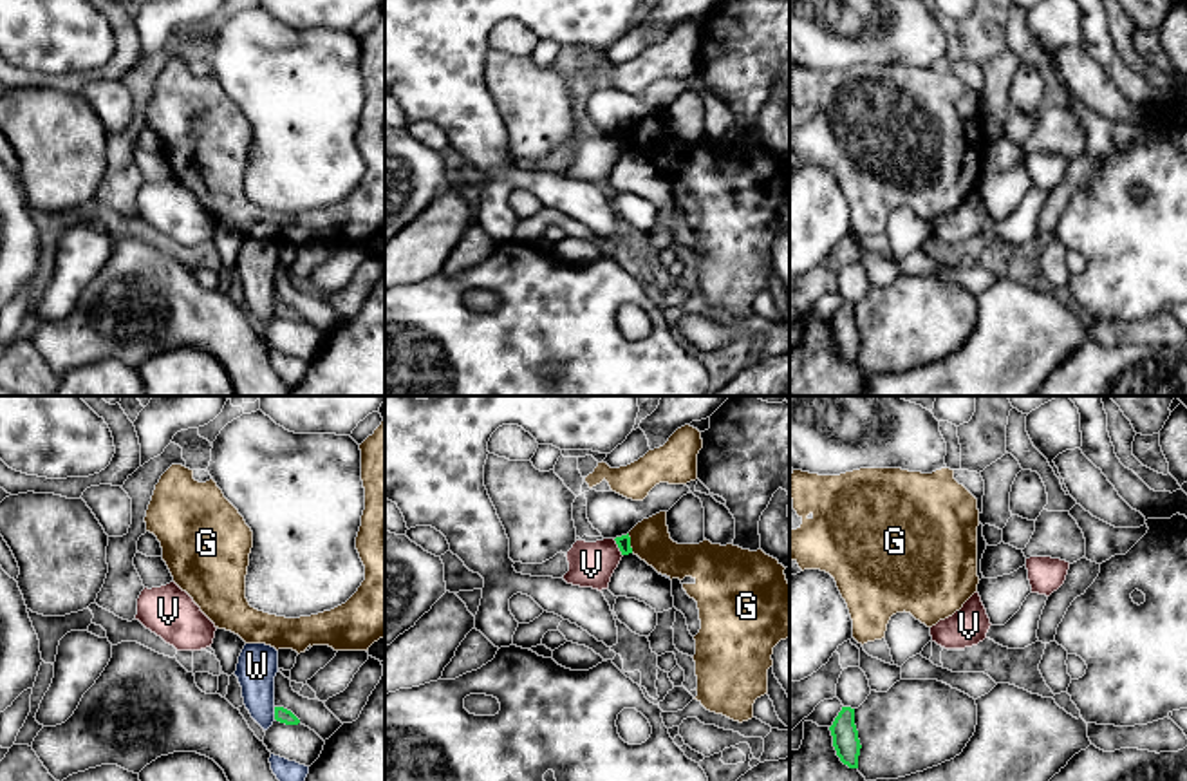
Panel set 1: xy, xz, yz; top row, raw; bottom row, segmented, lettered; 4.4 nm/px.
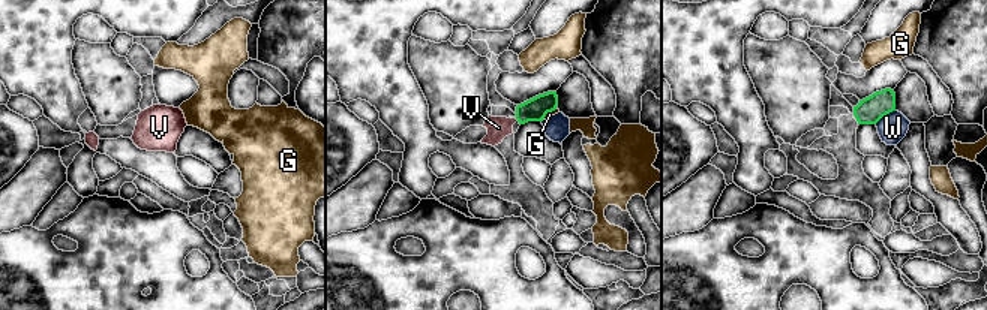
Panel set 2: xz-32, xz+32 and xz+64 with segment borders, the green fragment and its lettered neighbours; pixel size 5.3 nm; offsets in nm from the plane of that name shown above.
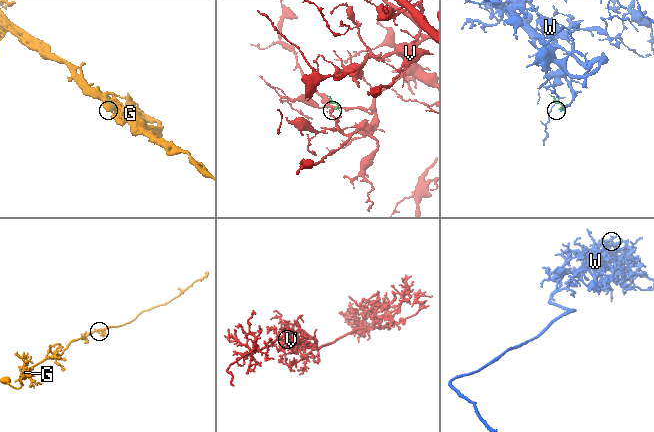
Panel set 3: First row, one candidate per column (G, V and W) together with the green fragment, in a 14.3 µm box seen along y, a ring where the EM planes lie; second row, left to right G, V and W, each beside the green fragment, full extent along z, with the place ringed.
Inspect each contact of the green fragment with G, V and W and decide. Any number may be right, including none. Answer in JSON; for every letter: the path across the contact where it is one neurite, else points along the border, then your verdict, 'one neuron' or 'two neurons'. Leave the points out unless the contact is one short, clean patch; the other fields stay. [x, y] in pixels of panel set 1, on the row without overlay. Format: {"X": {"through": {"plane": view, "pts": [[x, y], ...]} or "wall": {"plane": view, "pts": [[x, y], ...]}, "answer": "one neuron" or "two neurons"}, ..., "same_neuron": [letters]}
{"G": {"wall": {"plane": "xz", "pts": [[627, 129], [633, 147]]}, "answer": "two neurons"}, "V": {"wall": {"plane": "xz", "pts": [[613, 134], [622, 150]]}, "answer": "two neurons"}, "W": {"wall": {"plane": "xy", "pts": [[273, 302], [275, 313]]}, "answer": "two neurons"}, "same_neuron": []}

